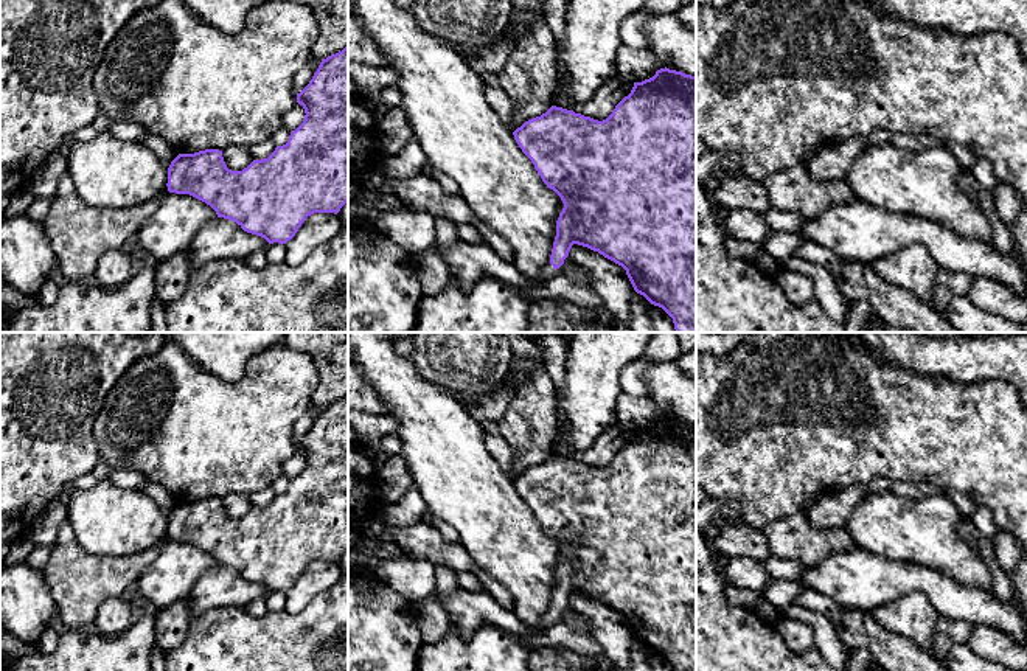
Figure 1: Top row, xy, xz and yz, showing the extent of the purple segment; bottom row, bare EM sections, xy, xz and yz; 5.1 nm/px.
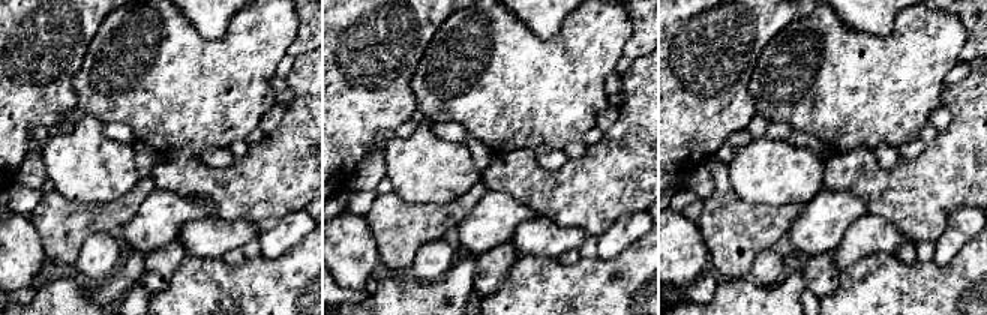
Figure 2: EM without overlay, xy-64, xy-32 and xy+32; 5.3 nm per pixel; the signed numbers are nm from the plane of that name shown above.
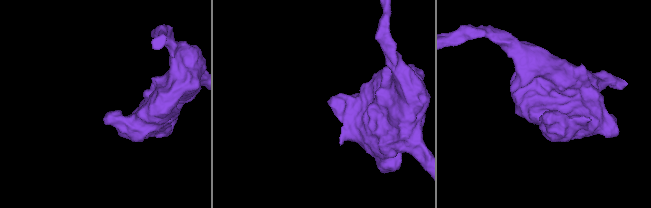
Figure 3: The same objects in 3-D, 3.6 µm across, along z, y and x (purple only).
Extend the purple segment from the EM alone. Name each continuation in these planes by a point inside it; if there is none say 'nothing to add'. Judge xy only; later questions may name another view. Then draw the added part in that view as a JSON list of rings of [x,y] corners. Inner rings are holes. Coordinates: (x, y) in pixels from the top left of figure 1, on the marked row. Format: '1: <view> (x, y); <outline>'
nothing to add

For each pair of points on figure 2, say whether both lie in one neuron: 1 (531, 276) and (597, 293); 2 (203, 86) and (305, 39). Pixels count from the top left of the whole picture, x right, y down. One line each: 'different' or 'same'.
1: same
2: different

